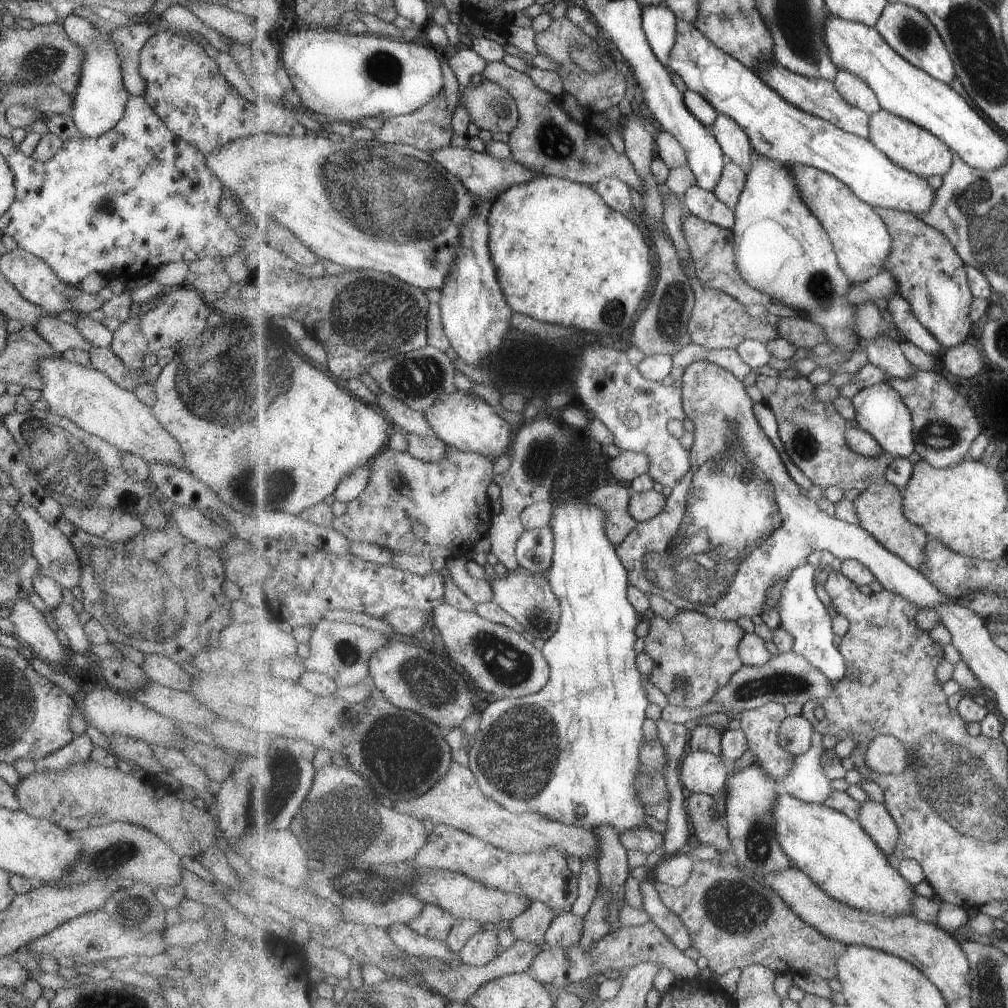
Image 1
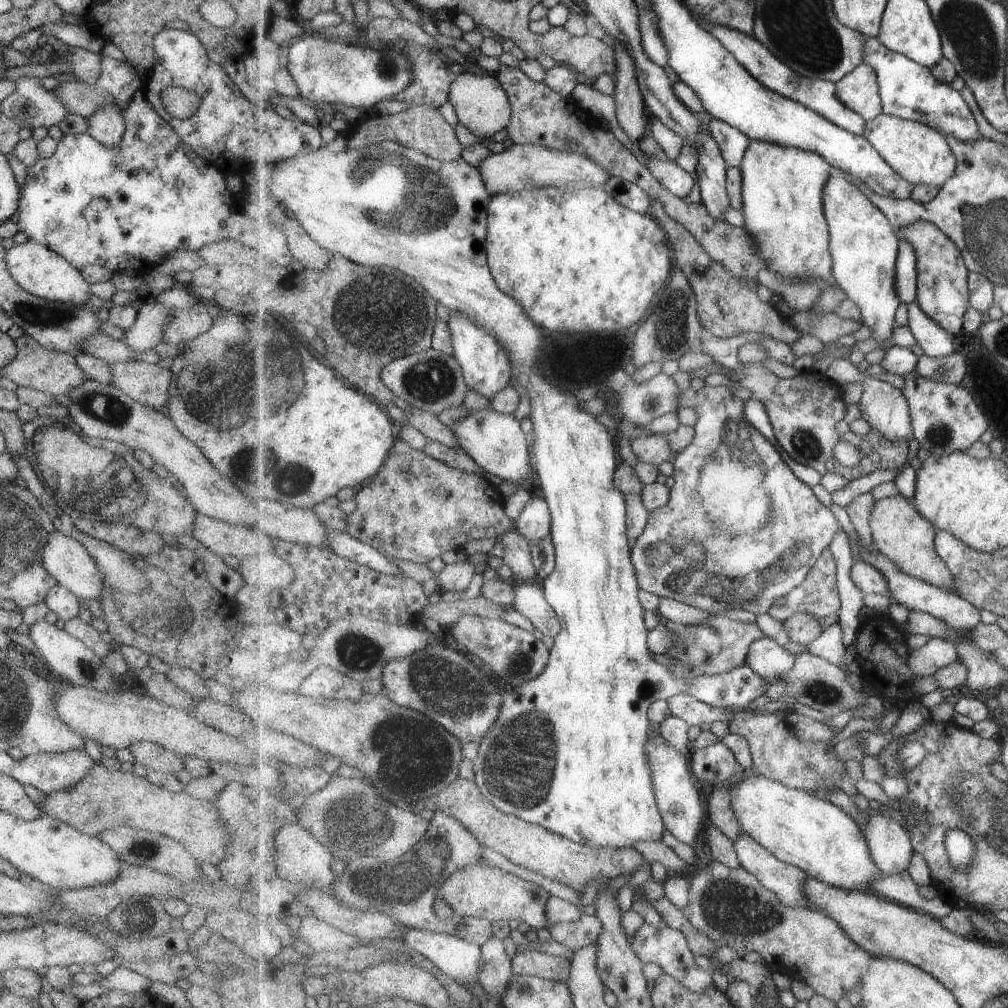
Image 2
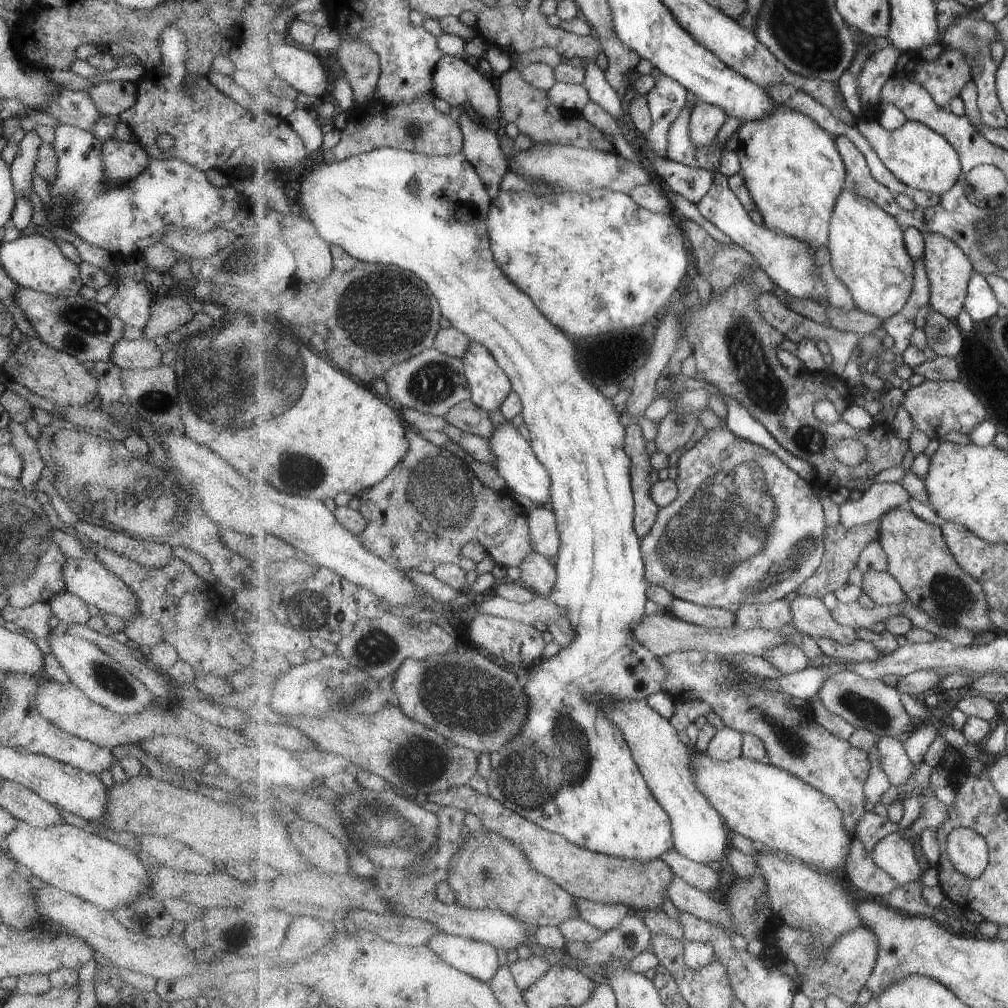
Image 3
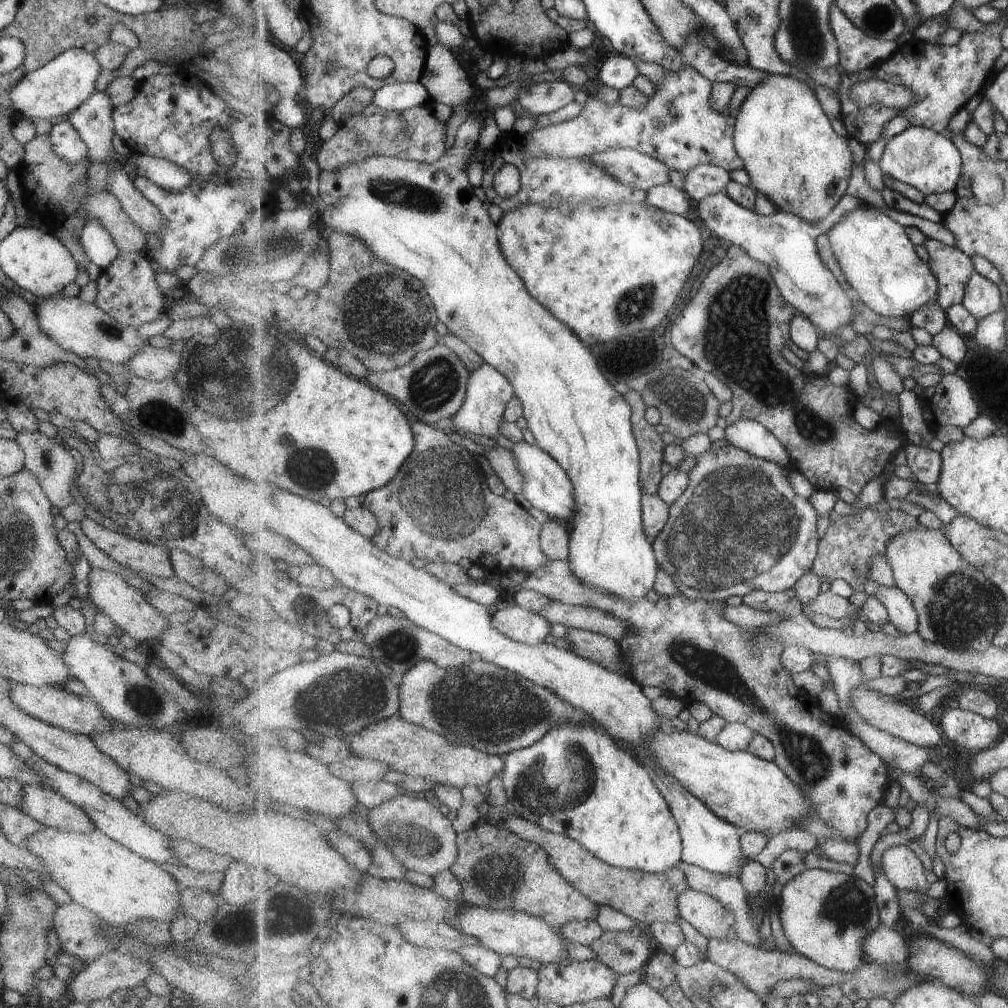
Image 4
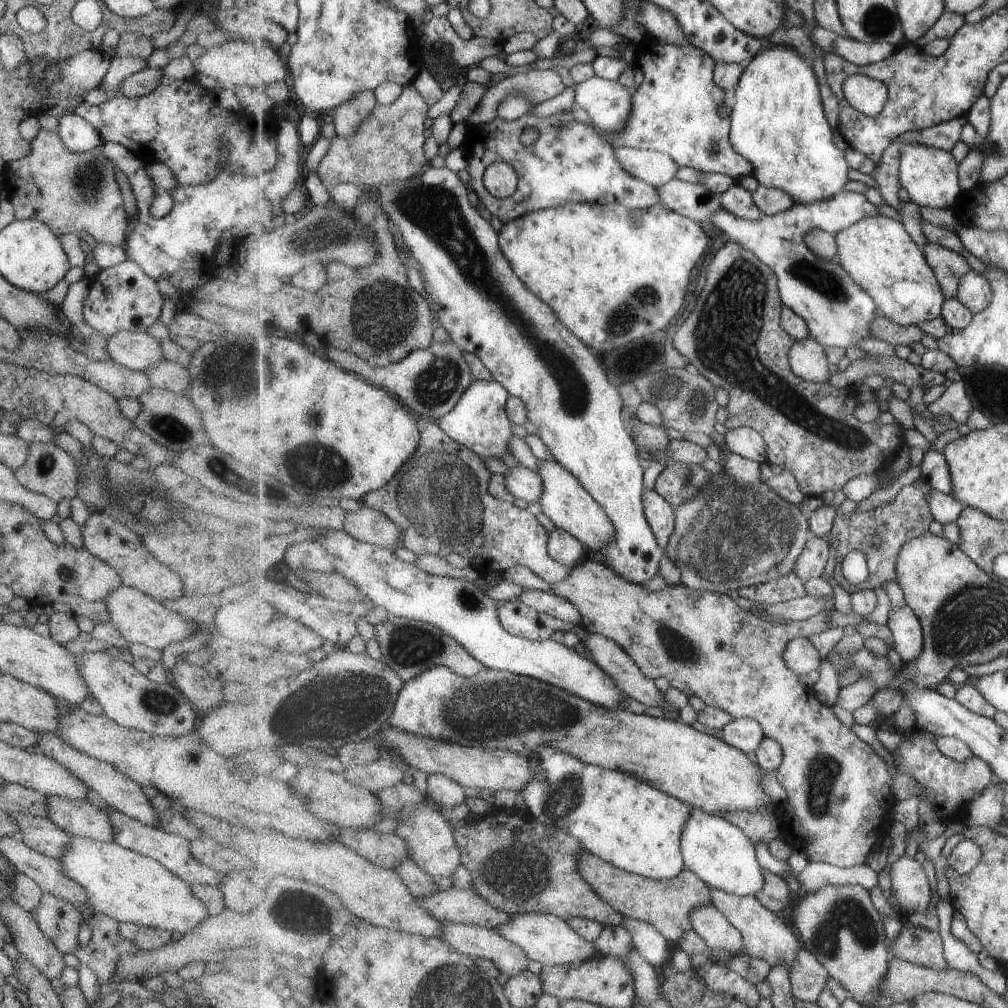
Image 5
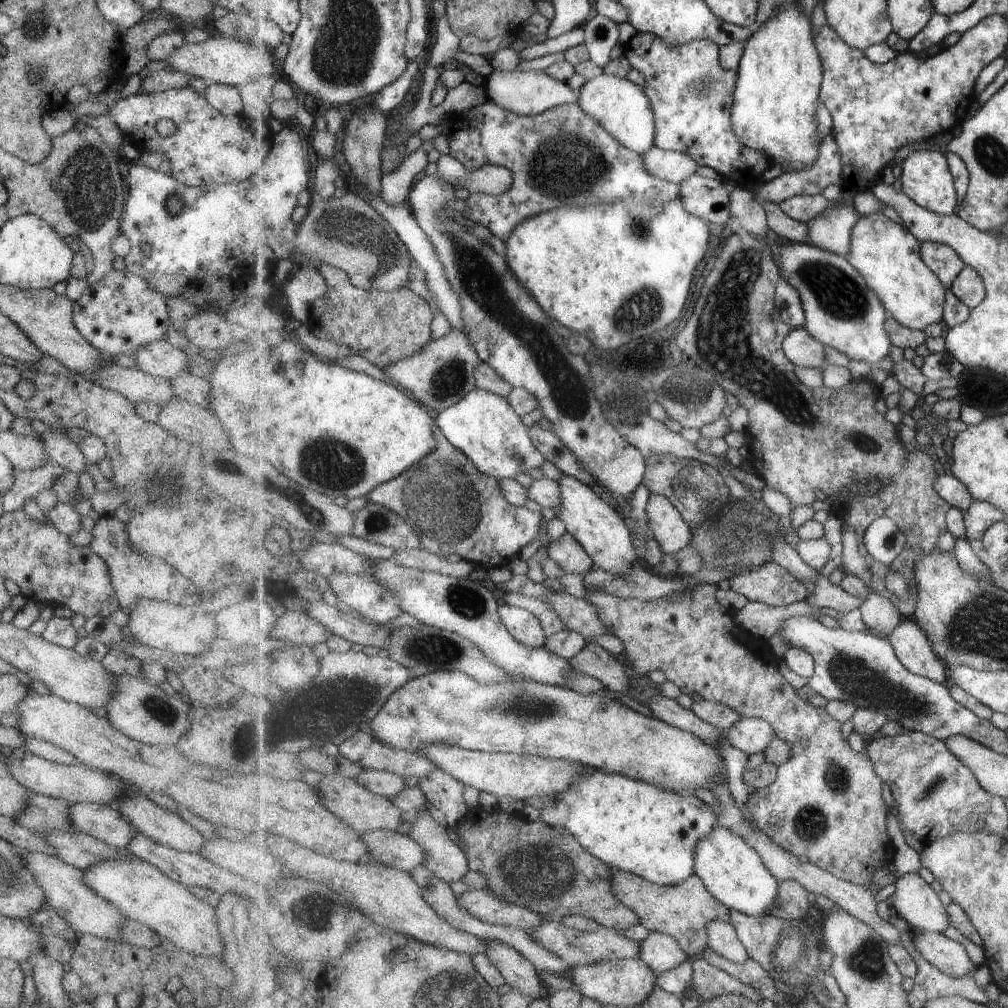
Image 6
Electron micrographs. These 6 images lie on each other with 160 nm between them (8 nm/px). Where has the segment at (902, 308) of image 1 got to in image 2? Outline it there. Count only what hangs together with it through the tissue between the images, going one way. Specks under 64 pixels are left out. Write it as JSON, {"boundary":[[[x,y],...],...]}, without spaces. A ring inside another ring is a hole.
{"boundary":[[[917,301],[910,304],[908,326],[917,343],[930,357],[944,357],[955,350],[954,335],[925,314]]]}

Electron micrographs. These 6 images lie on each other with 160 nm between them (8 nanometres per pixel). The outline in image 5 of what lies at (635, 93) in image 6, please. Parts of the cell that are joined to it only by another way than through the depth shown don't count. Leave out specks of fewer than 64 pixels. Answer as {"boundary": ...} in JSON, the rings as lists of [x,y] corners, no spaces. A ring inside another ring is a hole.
{"boundary":[[[598,75],[574,85],[574,89],[575,107],[587,112],[596,129],[605,135],[607,132],[625,130],[634,111],[634,93],[631,89]]]}

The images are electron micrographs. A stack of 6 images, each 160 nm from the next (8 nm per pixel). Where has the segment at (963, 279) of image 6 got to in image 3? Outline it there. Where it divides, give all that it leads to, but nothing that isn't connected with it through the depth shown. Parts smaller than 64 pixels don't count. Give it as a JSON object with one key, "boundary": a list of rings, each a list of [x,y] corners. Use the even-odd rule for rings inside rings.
{"boundary":[[[974,272],[968,286],[968,296],[965,309],[973,316],[977,324],[993,318],[999,310],[999,298],[993,291],[983,273]]]}

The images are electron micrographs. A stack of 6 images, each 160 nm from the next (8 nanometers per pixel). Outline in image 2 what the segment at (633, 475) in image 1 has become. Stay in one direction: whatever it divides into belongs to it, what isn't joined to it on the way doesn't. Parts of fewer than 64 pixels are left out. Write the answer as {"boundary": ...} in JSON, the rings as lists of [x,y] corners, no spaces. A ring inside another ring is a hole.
{"boundary":[[[657,434],[635,439],[631,448],[637,462],[658,467],[665,461],[671,460],[672,448],[666,436]]]}

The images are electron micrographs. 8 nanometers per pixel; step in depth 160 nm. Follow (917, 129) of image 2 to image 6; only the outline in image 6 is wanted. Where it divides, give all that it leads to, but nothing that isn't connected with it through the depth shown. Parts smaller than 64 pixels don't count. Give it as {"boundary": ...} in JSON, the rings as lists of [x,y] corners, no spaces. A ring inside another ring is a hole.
{"boundary":[[[917,150],[903,162],[902,169],[902,190],[914,202],[945,216],[958,212],[959,194],[946,154],[937,151],[931,152],[931,150]]]}

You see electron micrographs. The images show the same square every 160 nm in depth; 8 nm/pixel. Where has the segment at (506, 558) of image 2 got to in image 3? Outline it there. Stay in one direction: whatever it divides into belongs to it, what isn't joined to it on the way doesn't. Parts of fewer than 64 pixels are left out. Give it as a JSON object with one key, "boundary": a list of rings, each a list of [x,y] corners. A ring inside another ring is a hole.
{"boundary":[[[537,552],[527,556],[525,560],[527,562],[523,562],[520,567],[520,583],[538,595],[549,598],[557,582],[557,566],[553,566],[549,558]]]}

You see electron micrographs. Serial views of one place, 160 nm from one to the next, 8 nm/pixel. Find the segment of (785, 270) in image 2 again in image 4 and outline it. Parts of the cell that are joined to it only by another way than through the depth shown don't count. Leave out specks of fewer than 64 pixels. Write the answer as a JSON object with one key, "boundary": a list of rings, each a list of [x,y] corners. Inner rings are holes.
{"boundary":[[[770,74],[757,88],[753,88],[735,115],[735,148],[745,160],[745,171],[751,176],[752,187],[771,198],[779,210],[793,212],[809,222],[823,220],[847,193],[854,174],[853,152],[849,138],[839,136],[831,128],[831,120],[807,80]]]}

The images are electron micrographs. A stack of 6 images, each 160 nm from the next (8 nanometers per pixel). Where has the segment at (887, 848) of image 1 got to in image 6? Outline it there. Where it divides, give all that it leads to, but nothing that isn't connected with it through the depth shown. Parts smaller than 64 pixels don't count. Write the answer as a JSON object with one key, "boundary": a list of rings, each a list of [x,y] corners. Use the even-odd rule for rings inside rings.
{"boundary":[[[908,873],[898,878],[896,882],[896,892],[890,899],[890,906],[894,914],[904,919],[911,931],[918,932],[937,932],[943,933],[948,927],[952,926],[949,922],[949,912],[947,906],[941,902],[939,894],[931,888],[927,880],[923,880],[917,873]]]}

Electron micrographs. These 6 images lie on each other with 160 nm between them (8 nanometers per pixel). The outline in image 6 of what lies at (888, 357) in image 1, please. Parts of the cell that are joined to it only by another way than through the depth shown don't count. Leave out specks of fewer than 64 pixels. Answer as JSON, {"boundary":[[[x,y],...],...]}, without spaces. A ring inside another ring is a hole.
{"boundary":[[[874,213],[860,218],[852,230],[849,262],[865,276],[889,315],[912,330],[944,323],[944,305],[949,291],[939,276],[923,261],[922,242],[906,226],[889,220],[885,214]]]}

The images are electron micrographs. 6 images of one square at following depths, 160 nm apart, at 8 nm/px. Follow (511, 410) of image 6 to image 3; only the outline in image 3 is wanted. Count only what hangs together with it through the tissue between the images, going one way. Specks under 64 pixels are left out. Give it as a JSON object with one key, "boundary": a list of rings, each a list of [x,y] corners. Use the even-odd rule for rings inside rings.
{"boundary":[[[471,341],[462,360],[473,402],[485,412],[501,410],[513,387],[509,376],[493,358],[493,354],[483,344]]]}

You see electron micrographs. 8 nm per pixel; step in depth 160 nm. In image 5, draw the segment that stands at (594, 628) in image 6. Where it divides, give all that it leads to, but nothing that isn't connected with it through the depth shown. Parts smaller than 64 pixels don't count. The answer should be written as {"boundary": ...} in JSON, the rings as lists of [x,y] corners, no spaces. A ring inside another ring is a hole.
{"boundary":[[[527,589],[521,594],[520,600],[527,606],[531,606],[539,612],[545,612],[554,618],[559,618],[563,622],[569,622],[575,626],[582,624],[583,614],[579,612],[576,604],[557,596],[556,593]]]}

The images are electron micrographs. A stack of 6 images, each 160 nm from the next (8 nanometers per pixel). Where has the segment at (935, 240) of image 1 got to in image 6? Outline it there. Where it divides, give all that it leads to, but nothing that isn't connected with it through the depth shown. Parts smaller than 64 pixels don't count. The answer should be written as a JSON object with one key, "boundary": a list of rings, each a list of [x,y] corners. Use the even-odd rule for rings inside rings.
{"boundary":[[[934,241],[922,244],[922,258],[948,290],[952,289],[955,278],[959,277],[966,266],[963,258],[951,246]]]}

